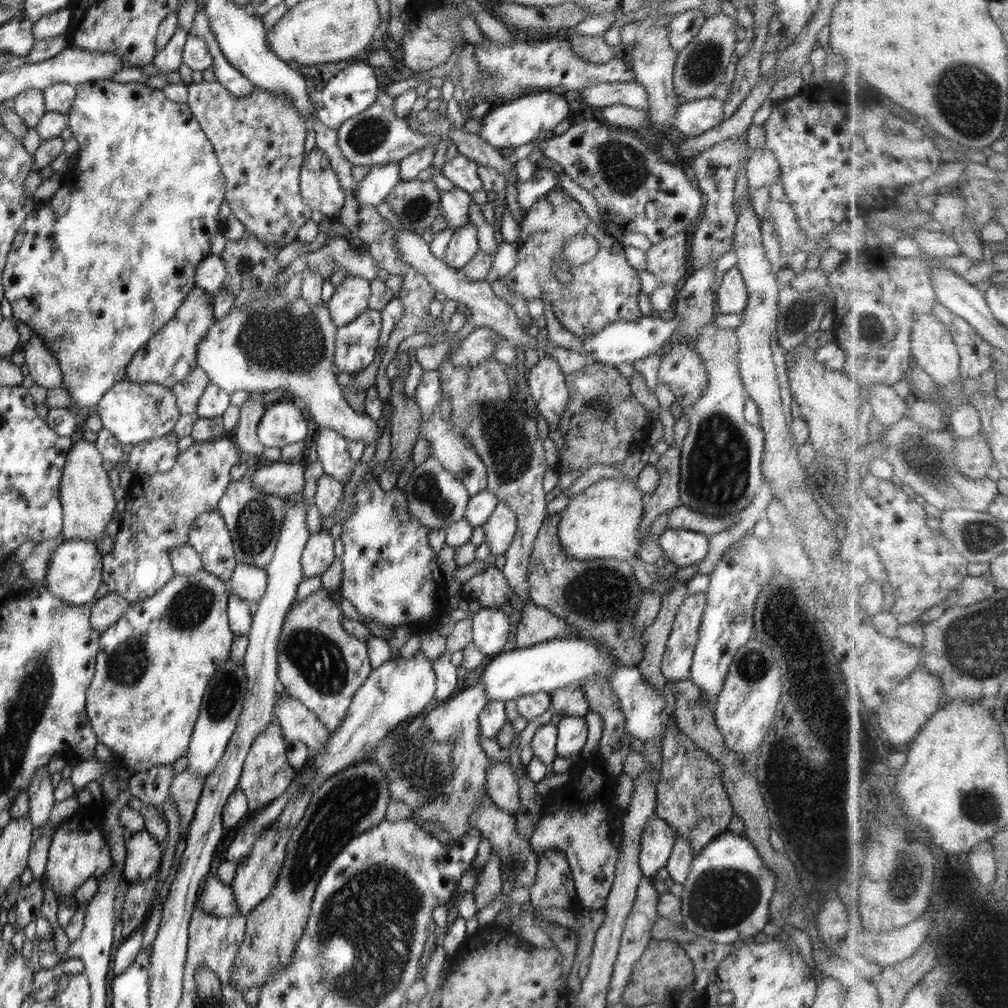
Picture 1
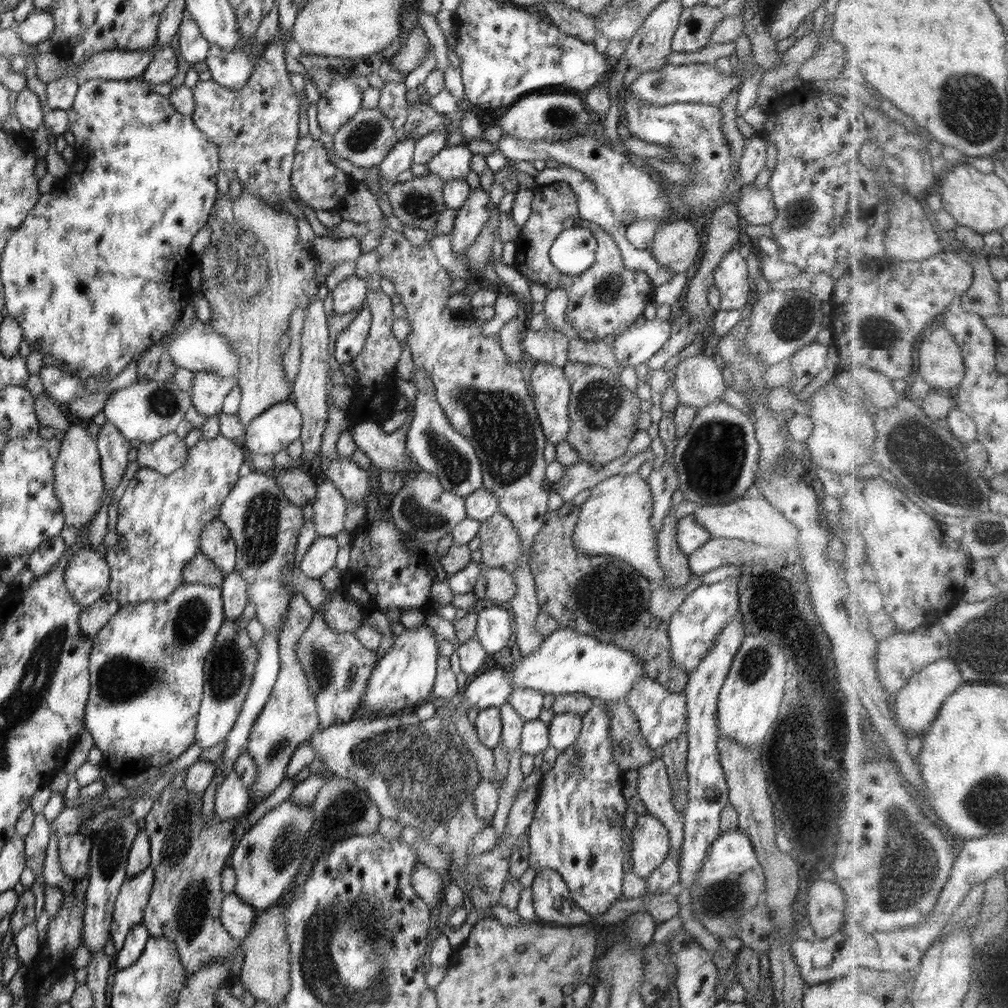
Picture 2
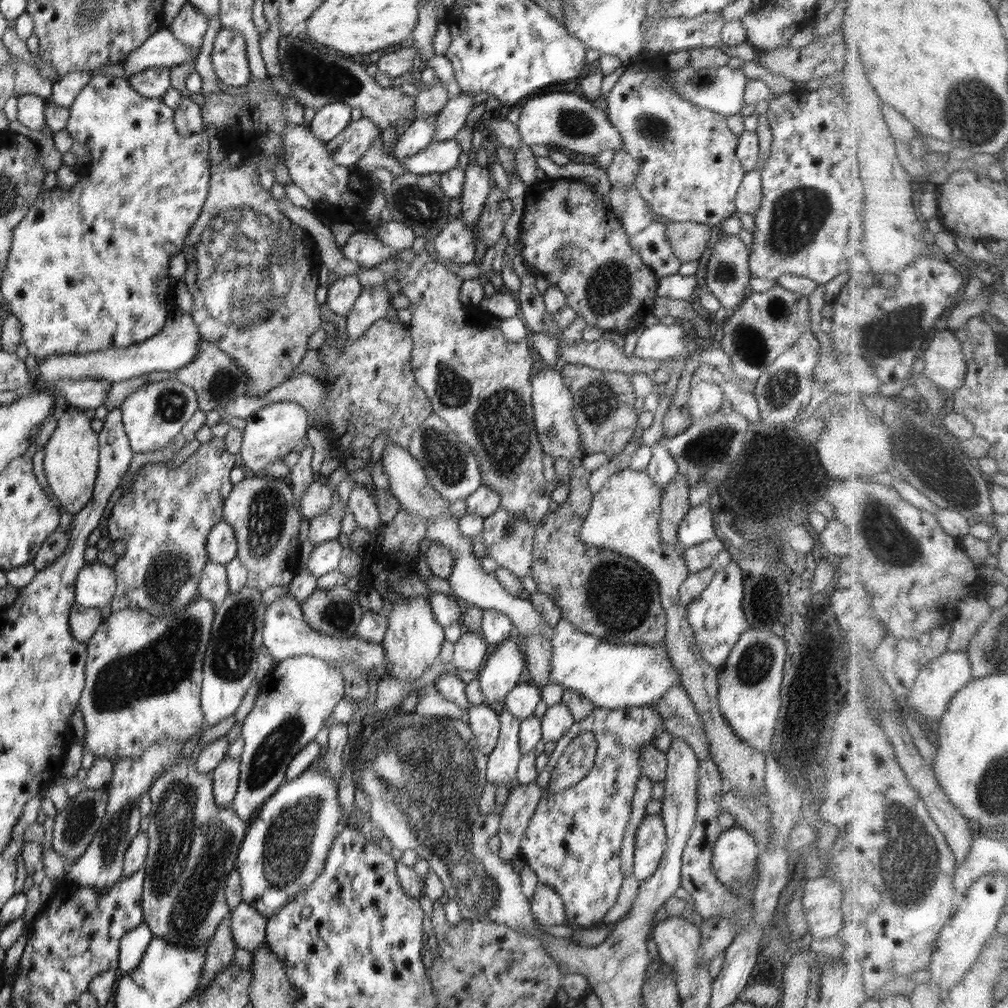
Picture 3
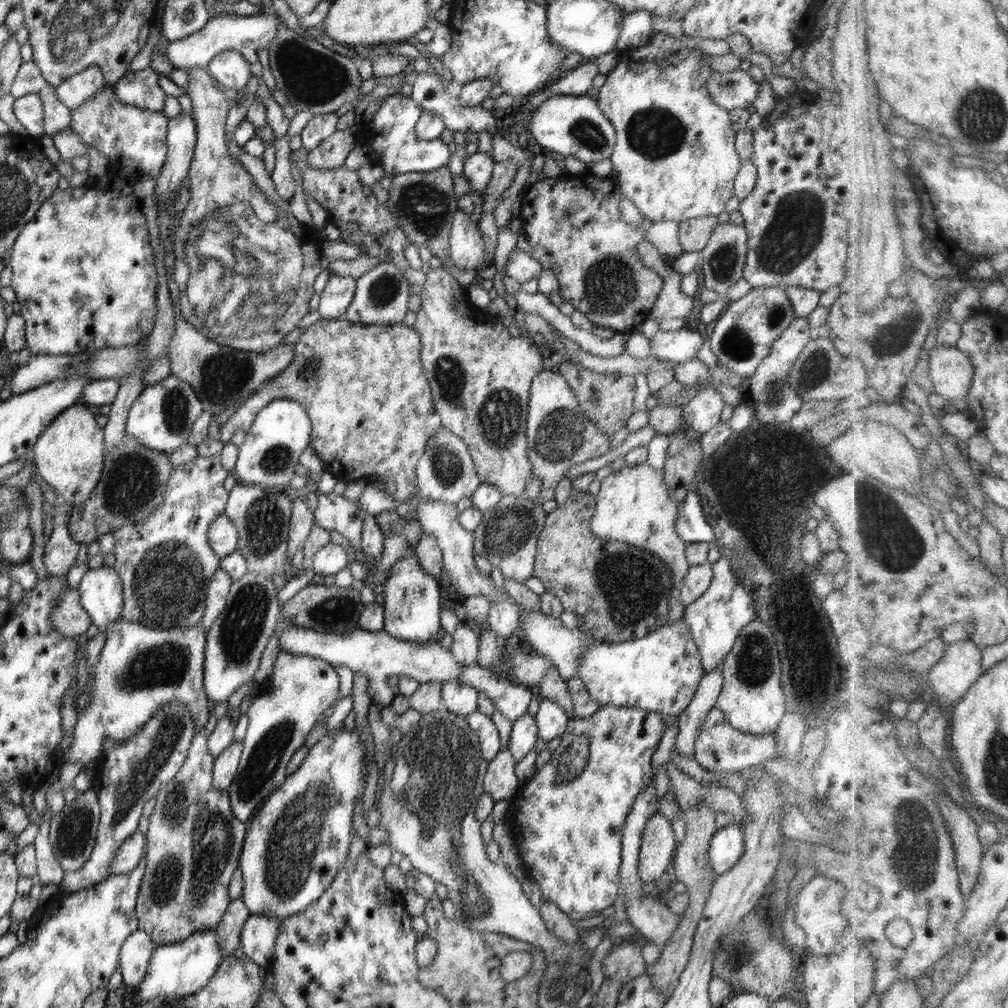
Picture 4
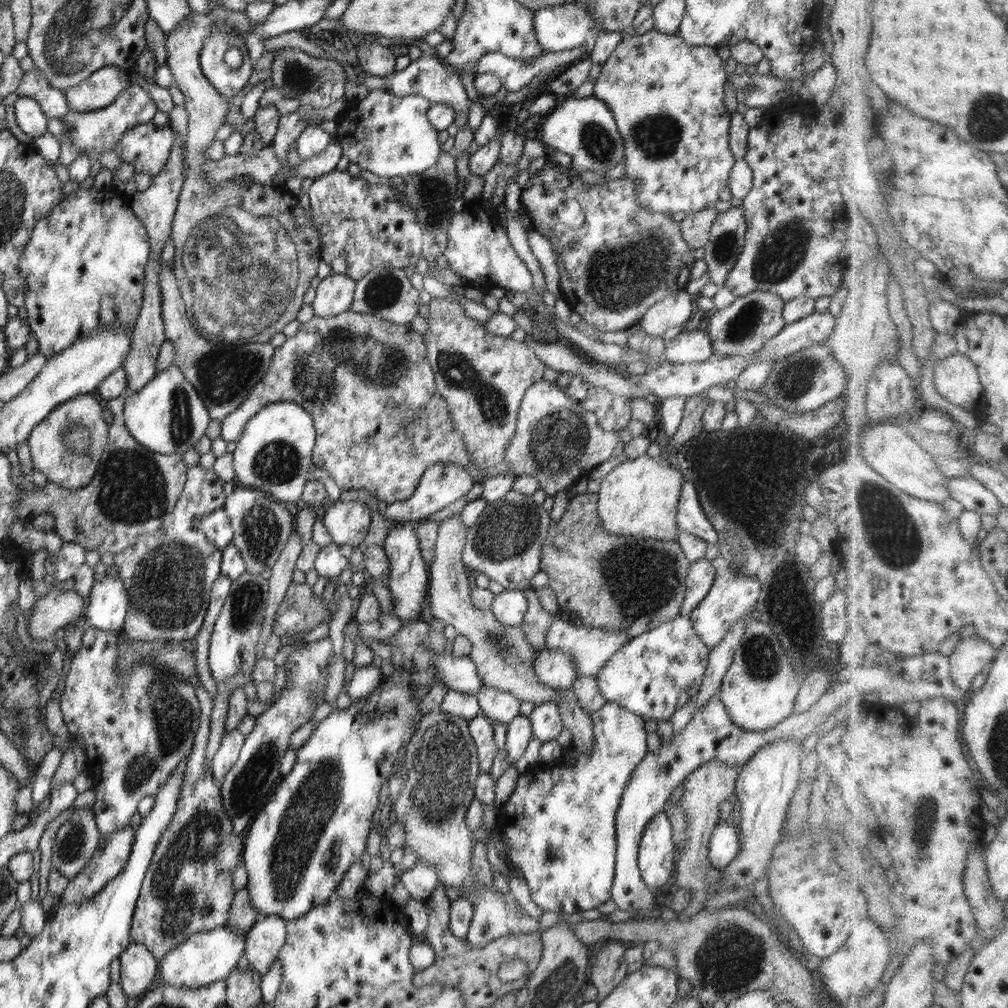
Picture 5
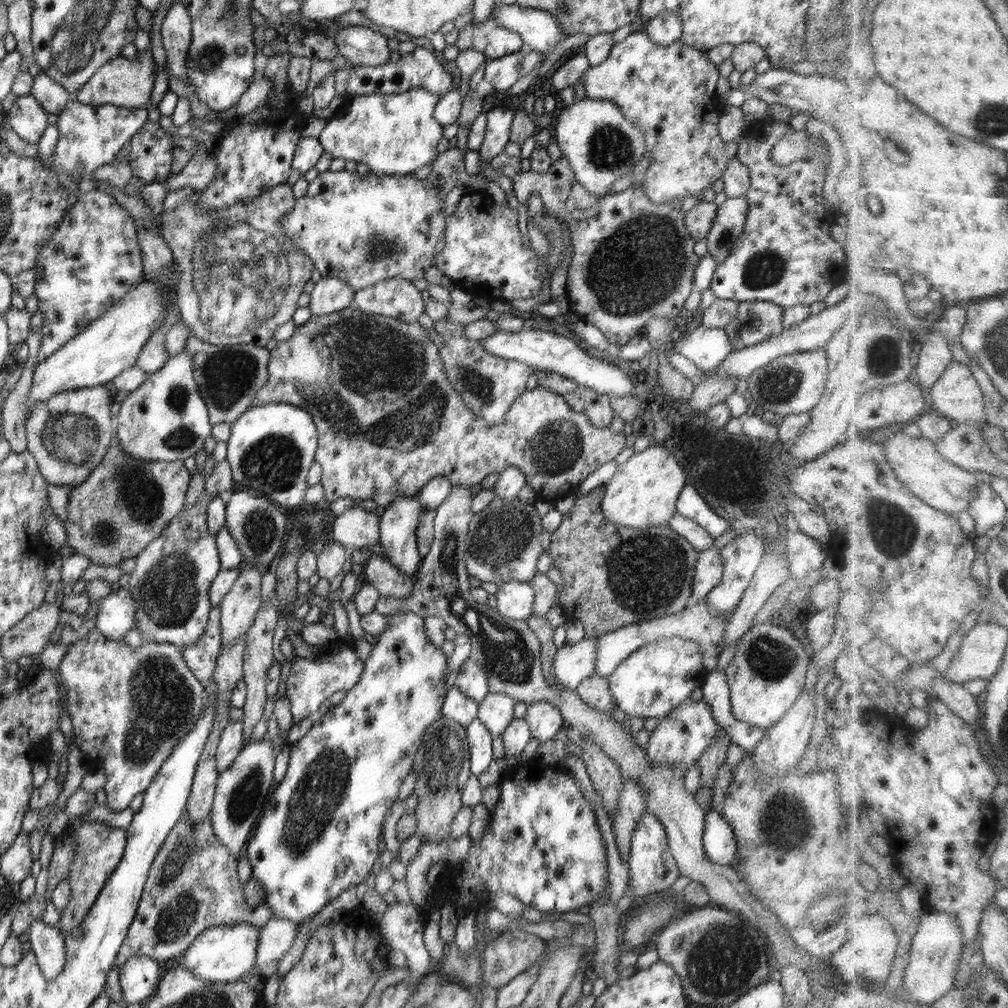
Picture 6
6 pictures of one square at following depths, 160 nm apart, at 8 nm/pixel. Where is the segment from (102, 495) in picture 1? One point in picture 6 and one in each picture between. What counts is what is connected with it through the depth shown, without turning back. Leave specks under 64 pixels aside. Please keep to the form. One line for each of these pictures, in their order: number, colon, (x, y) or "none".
2: (78, 483)
3: (71, 456)
4: (69, 456)
5: (66, 447)
6: (69, 434)

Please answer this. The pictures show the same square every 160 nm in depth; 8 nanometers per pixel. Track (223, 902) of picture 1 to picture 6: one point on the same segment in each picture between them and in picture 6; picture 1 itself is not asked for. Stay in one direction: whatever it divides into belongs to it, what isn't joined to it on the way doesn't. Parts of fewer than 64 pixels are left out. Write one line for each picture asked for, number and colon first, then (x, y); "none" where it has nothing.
2: (237, 917)
3: (248, 927)
4: (258, 937)
5: (264, 941)
6: (275, 939)

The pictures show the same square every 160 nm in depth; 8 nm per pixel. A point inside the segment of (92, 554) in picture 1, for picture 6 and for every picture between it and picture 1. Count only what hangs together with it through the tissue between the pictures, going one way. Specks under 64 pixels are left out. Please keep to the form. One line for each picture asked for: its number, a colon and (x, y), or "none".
2: (87, 575)
3: (95, 585)
4: (100, 590)
5: (107, 610)
6: (115, 618)

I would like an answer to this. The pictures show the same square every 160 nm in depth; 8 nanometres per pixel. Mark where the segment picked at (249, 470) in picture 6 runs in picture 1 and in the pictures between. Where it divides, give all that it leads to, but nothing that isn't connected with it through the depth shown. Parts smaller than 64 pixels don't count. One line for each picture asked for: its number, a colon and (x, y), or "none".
1: (284, 422)
2: (277, 427)
3: (272, 432)
4: (282, 430)
5: (273, 454)

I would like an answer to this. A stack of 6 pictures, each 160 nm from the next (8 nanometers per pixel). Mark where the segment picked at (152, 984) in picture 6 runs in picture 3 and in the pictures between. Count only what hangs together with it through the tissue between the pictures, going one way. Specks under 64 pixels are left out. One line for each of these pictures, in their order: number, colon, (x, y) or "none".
3: (132, 948)
4: (135, 953)
5: (139, 968)

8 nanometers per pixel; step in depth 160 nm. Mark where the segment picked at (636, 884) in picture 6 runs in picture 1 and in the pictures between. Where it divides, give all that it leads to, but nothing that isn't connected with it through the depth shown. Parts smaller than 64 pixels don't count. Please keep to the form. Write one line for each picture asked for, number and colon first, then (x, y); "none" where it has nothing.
1: (658, 837)
2: (650, 846)
3: (650, 842)
4: (658, 842)
5: (656, 857)

